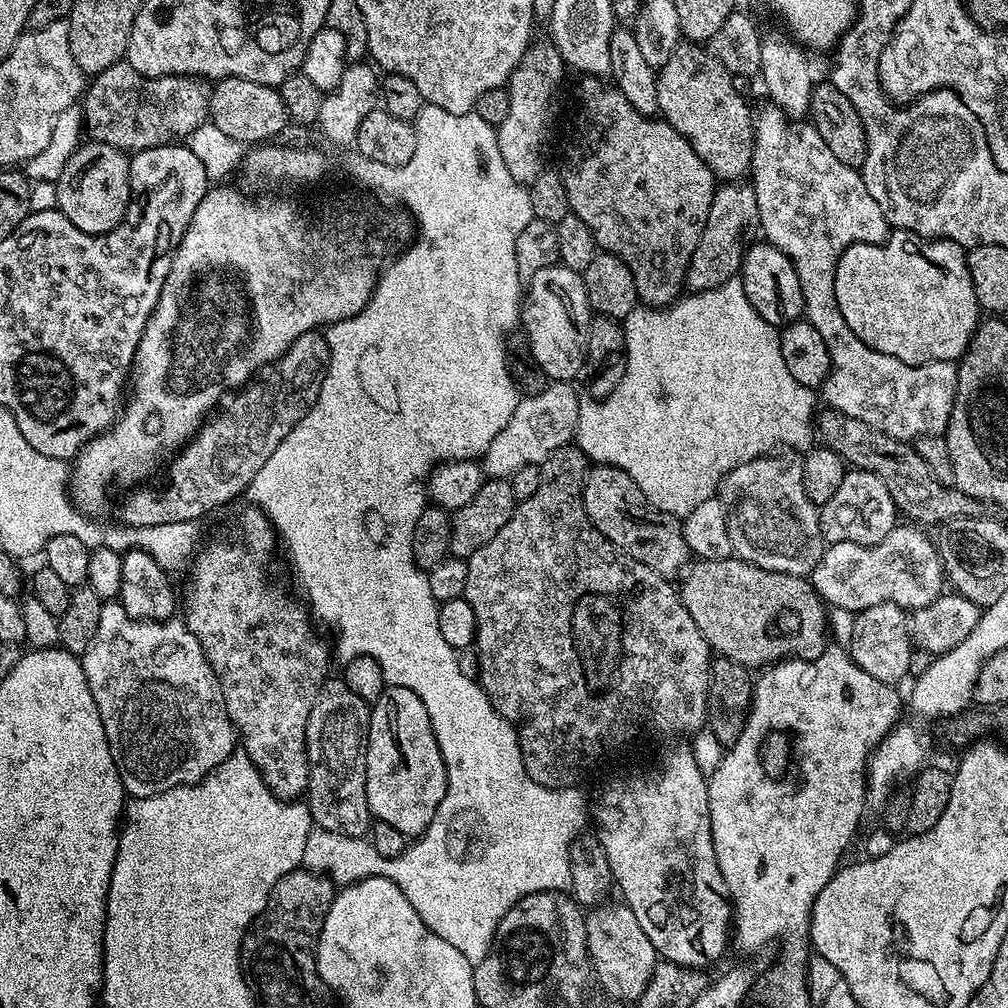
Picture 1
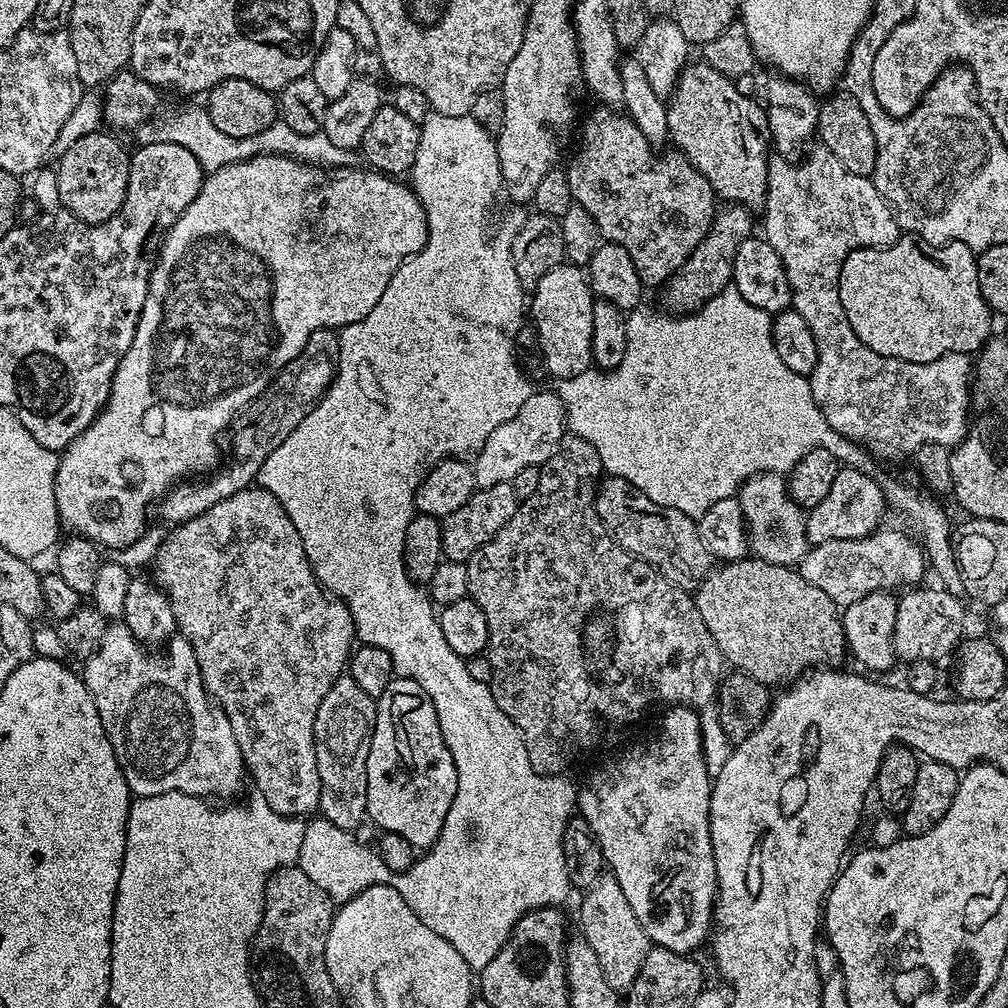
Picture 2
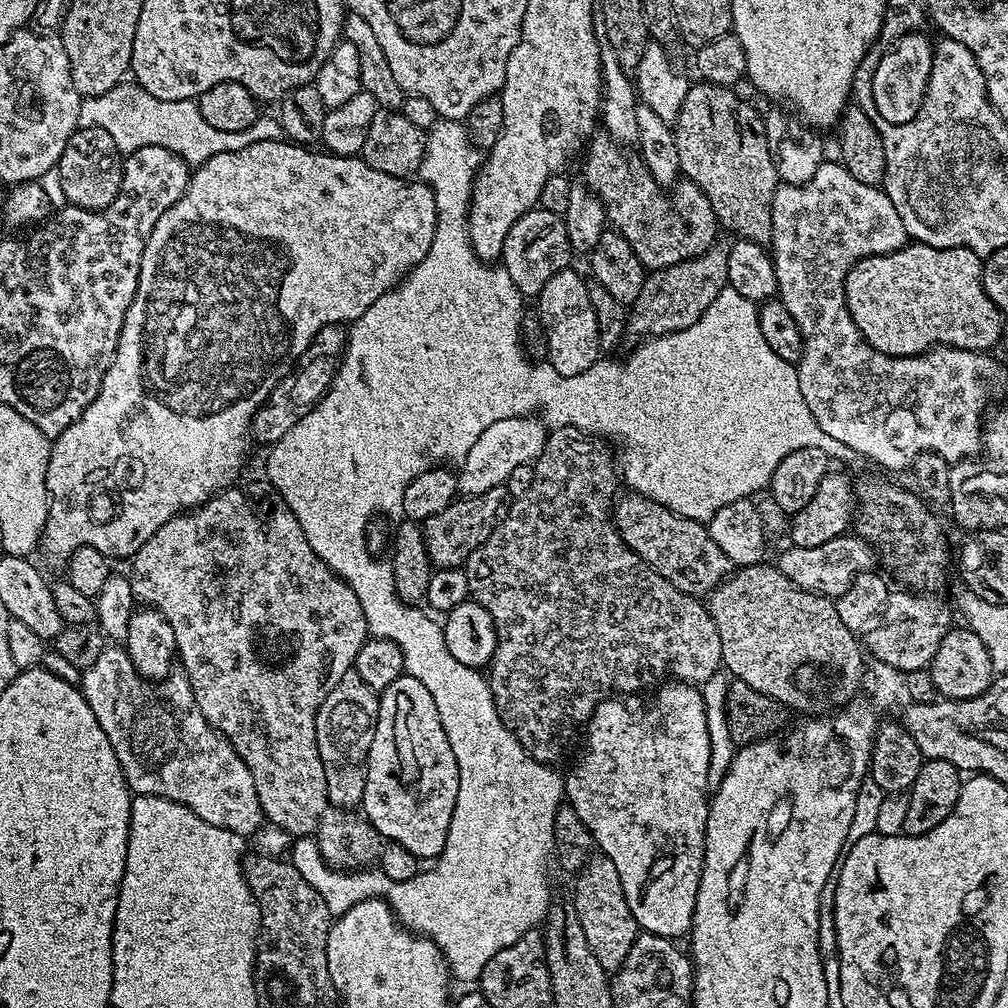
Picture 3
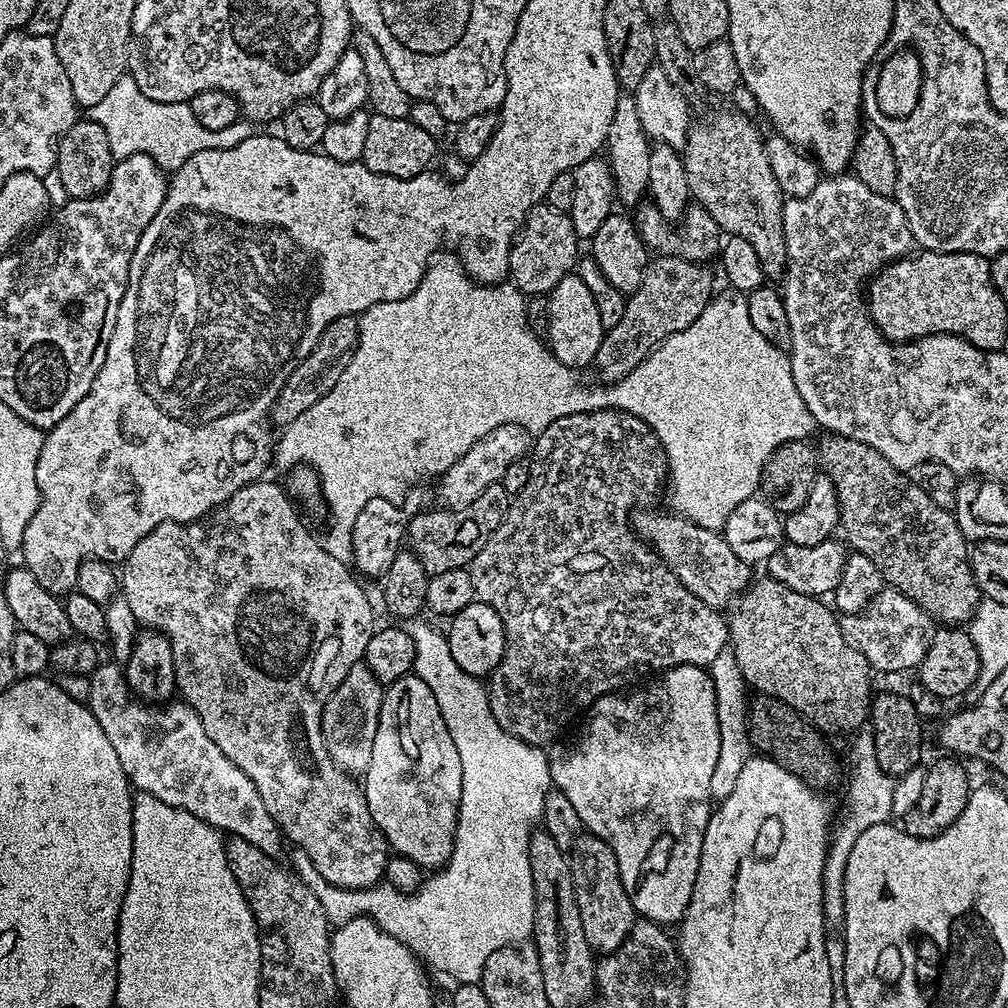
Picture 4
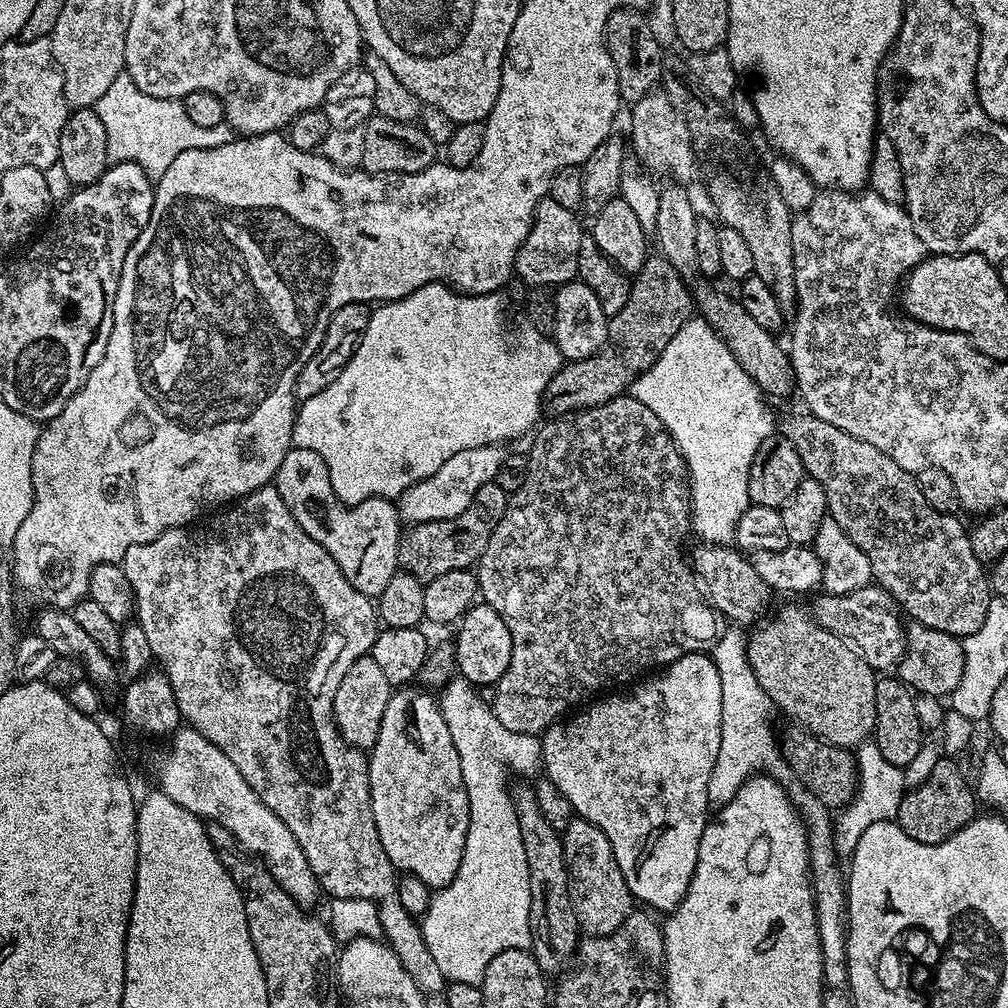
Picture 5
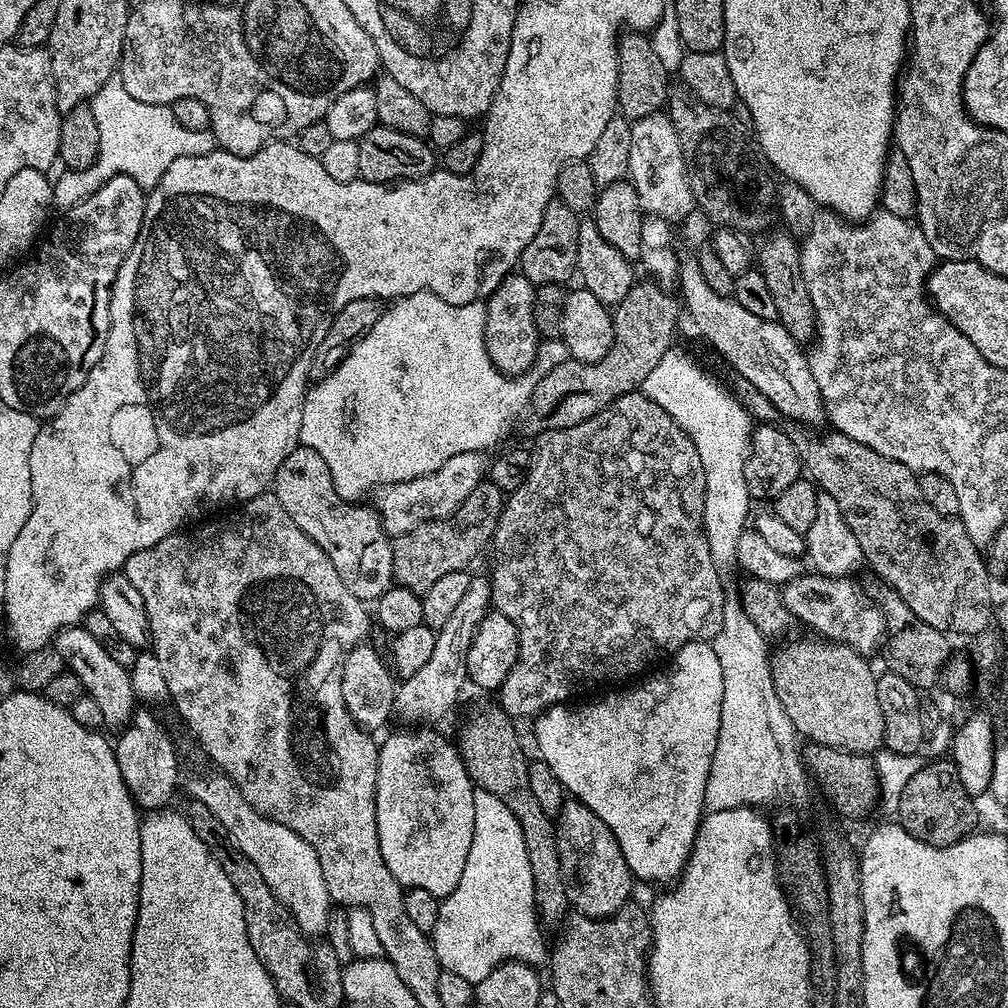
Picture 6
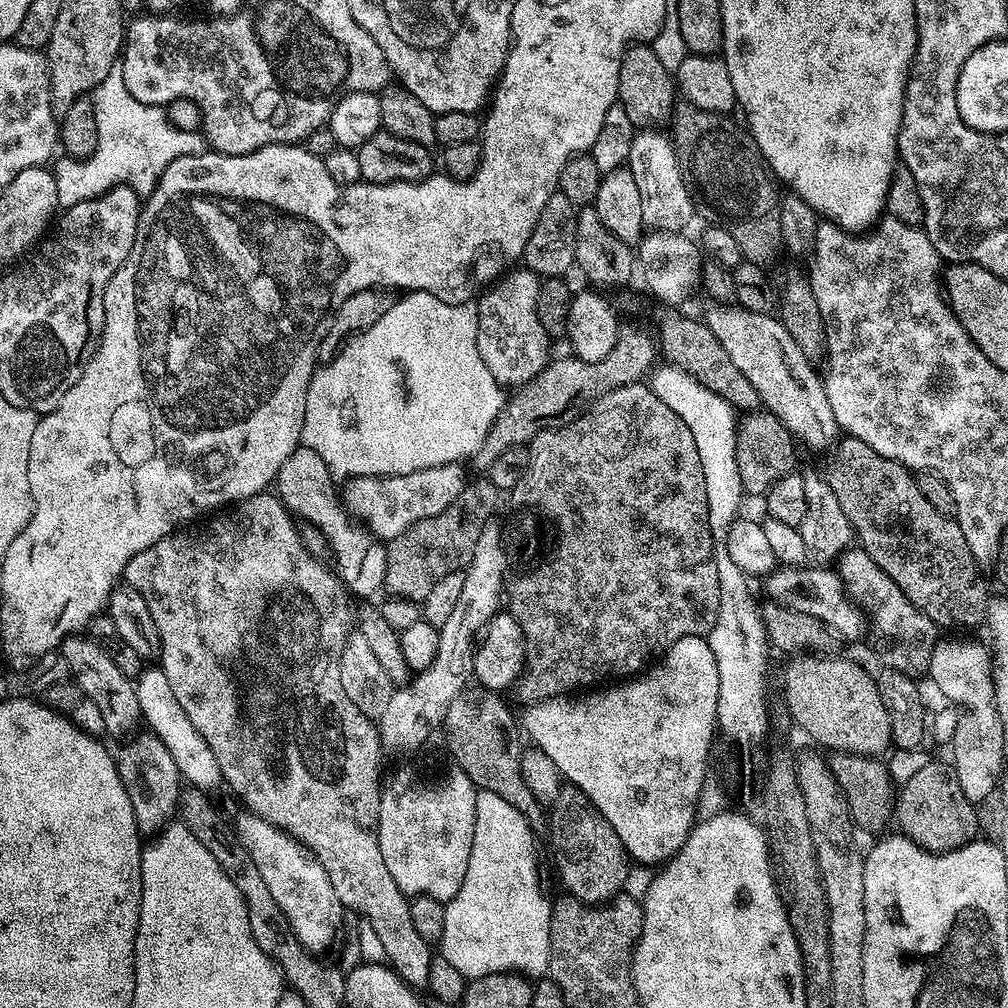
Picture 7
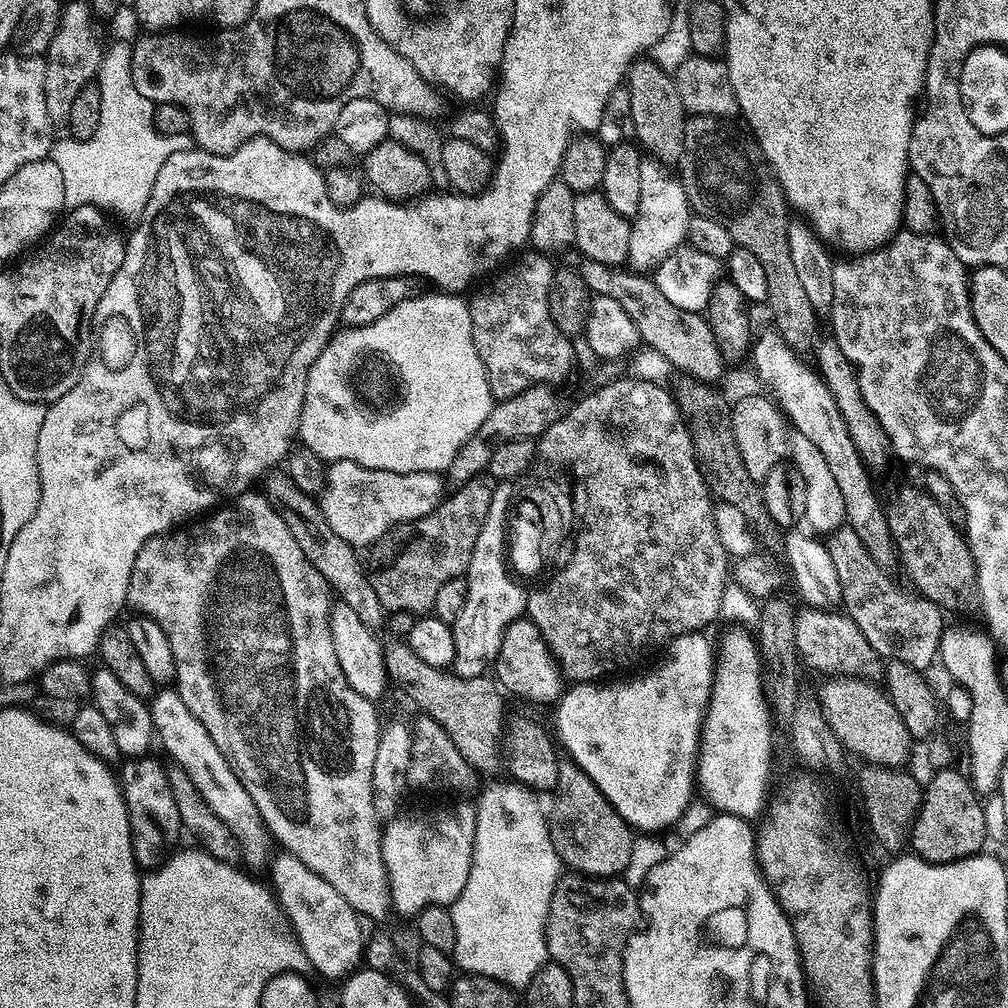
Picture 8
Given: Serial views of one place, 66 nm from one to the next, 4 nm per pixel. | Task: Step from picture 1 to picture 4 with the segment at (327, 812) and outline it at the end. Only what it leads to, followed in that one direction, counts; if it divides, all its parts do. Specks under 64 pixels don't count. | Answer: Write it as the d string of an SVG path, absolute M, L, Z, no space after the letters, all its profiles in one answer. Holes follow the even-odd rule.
M361 662L350 666L346 678L342 678L338 690L334 690L326 702L322 714L322 738L326 742L330 758L345 774L362 774L372 764L374 734L378 734L384 690L385 685L380 684L367 664Z

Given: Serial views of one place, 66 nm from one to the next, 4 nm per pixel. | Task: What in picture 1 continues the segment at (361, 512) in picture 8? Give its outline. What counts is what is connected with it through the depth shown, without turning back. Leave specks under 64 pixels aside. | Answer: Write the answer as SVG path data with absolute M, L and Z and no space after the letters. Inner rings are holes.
M552 382L541 392L525 395L517 403L510 422L502 426L494 442L484 449L482 467L489 477L511 478L514 470L522 470L522 466L541 465L575 437L582 400L576 397L572 387L568 382Z

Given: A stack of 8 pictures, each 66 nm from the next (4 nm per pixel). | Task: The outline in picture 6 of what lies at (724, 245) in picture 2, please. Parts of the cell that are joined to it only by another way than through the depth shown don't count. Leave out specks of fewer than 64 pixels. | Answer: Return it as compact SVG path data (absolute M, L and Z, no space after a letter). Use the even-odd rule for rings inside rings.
M644 278L644 281L633 283L630 294L622 298L622 302L614 309L614 323L612 325L612 345L610 350L601 358L602 376L604 376L604 390L617 392L608 398L612 404L618 397L627 392L637 391L644 380L662 362L662 358L670 351L672 331L682 316L682 304L675 295L672 296L659 283Z

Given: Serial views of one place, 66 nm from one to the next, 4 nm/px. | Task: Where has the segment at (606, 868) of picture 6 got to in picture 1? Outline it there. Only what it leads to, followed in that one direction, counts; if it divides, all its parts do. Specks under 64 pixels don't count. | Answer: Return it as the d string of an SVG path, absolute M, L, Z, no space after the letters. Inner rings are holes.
M623 902L612 903L601 903L587 913L584 925L588 958L592 961L592 971L605 997L613 1001L616 999L636 1002L650 982L658 957L650 938L646 938L646 930L638 926L634 910L630 910Z

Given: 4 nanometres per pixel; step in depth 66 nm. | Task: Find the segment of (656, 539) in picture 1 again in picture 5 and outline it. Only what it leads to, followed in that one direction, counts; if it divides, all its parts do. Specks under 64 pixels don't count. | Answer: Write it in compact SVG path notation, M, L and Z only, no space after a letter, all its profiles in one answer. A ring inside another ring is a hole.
M700 542L697 545L697 548L690 552L690 563L708 603L720 613L721 617L737 625L745 626L744 624L752 623L755 625L769 611L768 603L774 599L774 593L755 572L751 559L746 558L745 553L735 547L725 544Z

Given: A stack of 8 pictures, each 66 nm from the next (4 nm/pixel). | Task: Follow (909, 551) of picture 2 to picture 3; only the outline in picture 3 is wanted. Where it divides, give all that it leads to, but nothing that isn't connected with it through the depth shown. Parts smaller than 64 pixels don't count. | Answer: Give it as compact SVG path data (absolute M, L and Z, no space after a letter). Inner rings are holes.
M845 534L838 538L830 538L830 542L822 542L822 546L788 546L781 554L780 560L778 559L778 567L782 574L786 574L786 578L790 578L790 582L794 582L794 586L807 592L816 592L819 596L835 598L850 590L858 574L873 567L872 554L874 556L874 548L868 540L855 534Z

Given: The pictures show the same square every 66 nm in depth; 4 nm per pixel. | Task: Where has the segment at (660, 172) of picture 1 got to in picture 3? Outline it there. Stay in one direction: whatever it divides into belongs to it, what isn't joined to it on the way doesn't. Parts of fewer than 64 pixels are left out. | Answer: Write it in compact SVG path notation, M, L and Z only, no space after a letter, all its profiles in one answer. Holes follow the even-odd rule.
M603 130L597 131L595 135L593 135L592 139L588 141L586 145L586 151L583 153L583 156L584 156L584 176L582 176L583 183L587 184L588 187L591 188L593 192L595 192L596 196L604 203L604 212L605 214L608 215L609 225L611 225L611 227L615 229L615 231L620 232L622 236L626 238L626 242L630 242L630 250L634 250L634 254L638 254L638 262L642 262L642 266L644 267L645 270L651 269L653 267L653 264L655 264L656 268L665 268L666 266L674 266L675 264L677 264L678 262L682 262L683 260L693 260L694 257L700 256L703 252L706 251L707 248L713 247L713 245L717 243L716 232L718 233L718 221L716 215L714 214L714 206L710 206L710 198L706 198L706 194L702 194L702 190L698 190L698 186L694 182L690 182L689 180L687 180L687 178L681 179L679 183L677 183L675 187L673 187L671 191L669 191L673 192L670 193L669 196L667 196L667 194L664 193L667 191L665 191L662 185L658 181L656 181L656 179L650 174L650 170L647 168L646 165L644 165L644 161L640 159L639 155L637 155L635 151L629 150L627 147L625 147L625 145L616 143L616 141L613 140L612 137L609 136L608 133ZM652 224L656 224L656 262L654 262L653 264L652 264Z

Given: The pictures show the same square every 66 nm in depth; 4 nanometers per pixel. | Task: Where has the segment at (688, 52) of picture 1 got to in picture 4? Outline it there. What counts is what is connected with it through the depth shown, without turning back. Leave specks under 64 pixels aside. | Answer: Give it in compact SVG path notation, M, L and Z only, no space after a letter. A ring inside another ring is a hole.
M716 112L697 124L695 121L688 129L688 141L684 143L682 155L691 199L699 207L710 210L710 218L718 222L721 233L750 242L750 247L758 254L758 262L762 262L765 277L769 281L779 281L786 270L786 234L782 226L786 197L778 186L778 178L774 178L774 170L770 170L768 145L765 137L760 137L755 122L740 112Z

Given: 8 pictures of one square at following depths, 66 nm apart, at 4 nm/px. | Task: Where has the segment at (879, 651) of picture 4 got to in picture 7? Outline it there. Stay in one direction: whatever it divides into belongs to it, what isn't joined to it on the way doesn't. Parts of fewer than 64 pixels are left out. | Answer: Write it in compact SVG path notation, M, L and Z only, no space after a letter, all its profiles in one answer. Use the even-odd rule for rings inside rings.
M777 566L763 577L764 592L769 601L781 604L783 608L793 608L795 612L810 614L827 625L830 630L841 632L848 640L856 640L866 628L866 620L859 608L848 599L839 571L828 566Z

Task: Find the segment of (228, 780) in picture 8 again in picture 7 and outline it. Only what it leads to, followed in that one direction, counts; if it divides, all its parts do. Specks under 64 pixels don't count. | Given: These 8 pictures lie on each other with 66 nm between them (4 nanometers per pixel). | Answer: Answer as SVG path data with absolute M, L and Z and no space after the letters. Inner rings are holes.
M159 666L145 667L135 681L136 693L138 694L138 706L145 725L149 724L151 735L157 736L170 750L170 758L174 758L174 766L178 766L181 777L191 787L200 788L206 793L211 793L212 788L221 787L222 777L218 758L214 758L214 750L206 746L206 738L194 730L194 722L186 718L186 710L182 710L178 698L174 698L174 690L166 679L164 669Z

